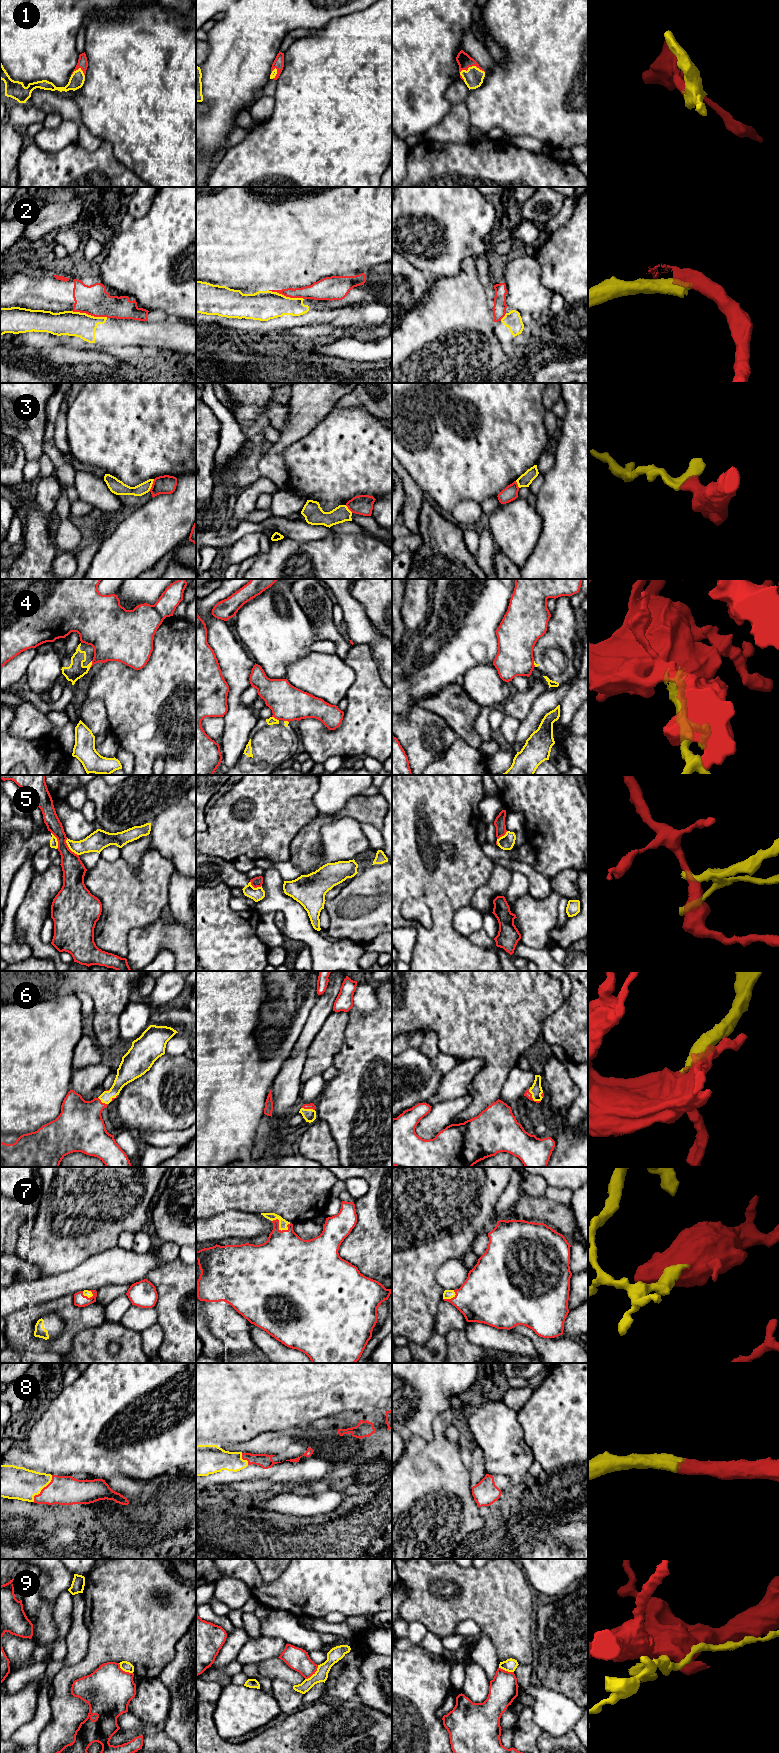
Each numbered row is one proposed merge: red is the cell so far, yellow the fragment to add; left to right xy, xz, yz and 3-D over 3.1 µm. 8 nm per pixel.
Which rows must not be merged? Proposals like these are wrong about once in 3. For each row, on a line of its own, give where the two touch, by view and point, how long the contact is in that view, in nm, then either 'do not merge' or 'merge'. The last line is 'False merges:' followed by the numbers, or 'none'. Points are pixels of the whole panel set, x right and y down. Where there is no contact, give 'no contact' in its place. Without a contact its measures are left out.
1: yz (471, 66) | 200 nm | merge
2: xy (90, 314) | 300 nm | do not merge
3: xy (152, 485) | 100 nm | do not merge
4: xy (91, 665) | 80 nm | do not merge
5: xy (68, 848) | 170 nm | do not merge
6: yz (531, 1097) | 140 nm | merge
7: xz (278, 1226) | 150 nm | merge
8: xy (42, 1489) | 260 nm | merge
9: xz (313, 1673) | 160 nm | do not merge
False merges: 2, 3, 4, 5, 9

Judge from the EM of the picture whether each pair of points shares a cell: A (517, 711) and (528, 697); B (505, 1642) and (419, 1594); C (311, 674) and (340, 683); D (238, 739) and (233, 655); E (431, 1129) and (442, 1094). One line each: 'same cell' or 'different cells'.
A: same cell
B: same cell
C: same cell
D: same cell
E: different cells

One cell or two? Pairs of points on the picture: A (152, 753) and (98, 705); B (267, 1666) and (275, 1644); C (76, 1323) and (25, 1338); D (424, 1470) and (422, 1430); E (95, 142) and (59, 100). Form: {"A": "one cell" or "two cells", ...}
{"A": "two cells", "B": "two cells", "C": "one cell", "D": "two cells", "E": "one cell"}

